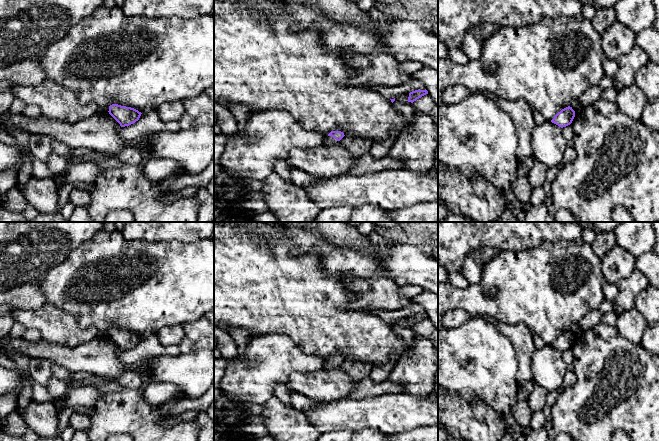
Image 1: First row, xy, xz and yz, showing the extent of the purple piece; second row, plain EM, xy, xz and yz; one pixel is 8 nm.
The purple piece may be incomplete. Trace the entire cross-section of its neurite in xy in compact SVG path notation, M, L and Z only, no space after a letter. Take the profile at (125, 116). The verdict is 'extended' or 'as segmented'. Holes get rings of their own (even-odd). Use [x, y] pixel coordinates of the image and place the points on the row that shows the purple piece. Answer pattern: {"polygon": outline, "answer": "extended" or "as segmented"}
{"polygon": "M112 104L109 106L109 114L120 124L121 127L129 126L139 120L141 112L138 110L121 106L118 104Z", "answer": "as segmented"}

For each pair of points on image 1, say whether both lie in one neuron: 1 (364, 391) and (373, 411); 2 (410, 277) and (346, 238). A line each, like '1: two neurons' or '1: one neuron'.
1: two neurons
2: two neurons

